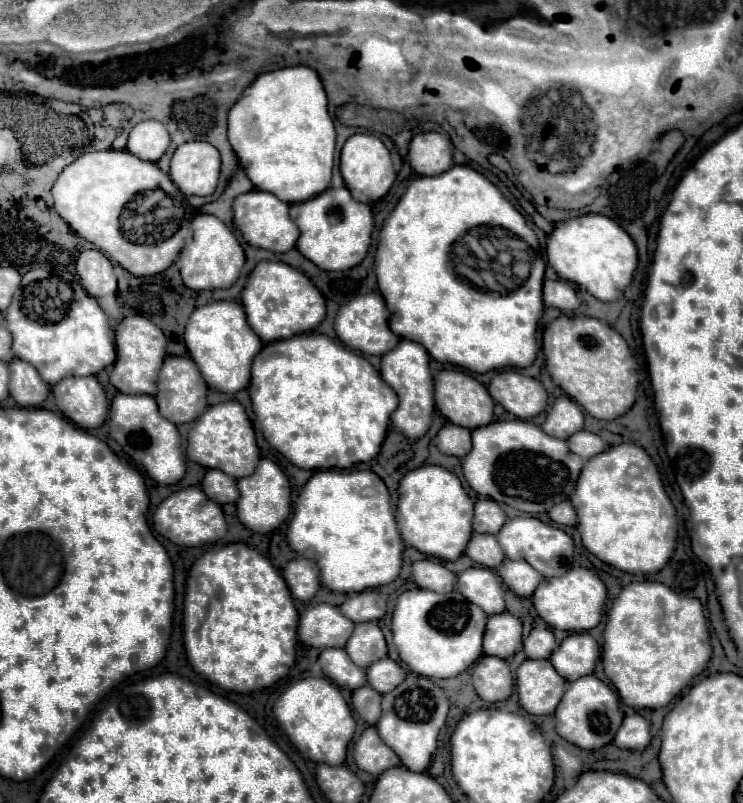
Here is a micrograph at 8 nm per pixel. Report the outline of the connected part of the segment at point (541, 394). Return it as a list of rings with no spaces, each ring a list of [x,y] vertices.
[[[501,372],[489,384],[489,394],[509,414],[521,420],[533,418],[547,406],[547,392],[543,384],[531,376],[519,372]]]

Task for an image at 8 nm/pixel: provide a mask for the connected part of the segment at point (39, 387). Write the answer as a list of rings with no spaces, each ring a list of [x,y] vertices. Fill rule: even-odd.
[[[13,360],[9,364],[11,382],[9,394],[19,406],[39,406],[49,396],[49,384],[45,384],[37,368],[23,360]]]

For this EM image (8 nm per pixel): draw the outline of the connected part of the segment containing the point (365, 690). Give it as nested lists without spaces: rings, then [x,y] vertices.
[[[361,686],[351,696],[353,710],[359,714],[361,720],[367,724],[377,724],[381,716],[381,694],[371,686]]]

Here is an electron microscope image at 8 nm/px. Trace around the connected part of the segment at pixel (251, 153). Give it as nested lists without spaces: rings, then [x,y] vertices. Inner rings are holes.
[[[293,66],[257,76],[257,80],[245,90],[243,98],[229,112],[229,142],[241,168],[257,190],[273,192],[287,204],[305,202],[327,190],[331,184],[335,154],[335,126],[327,112],[327,96],[317,72],[307,66]]]

